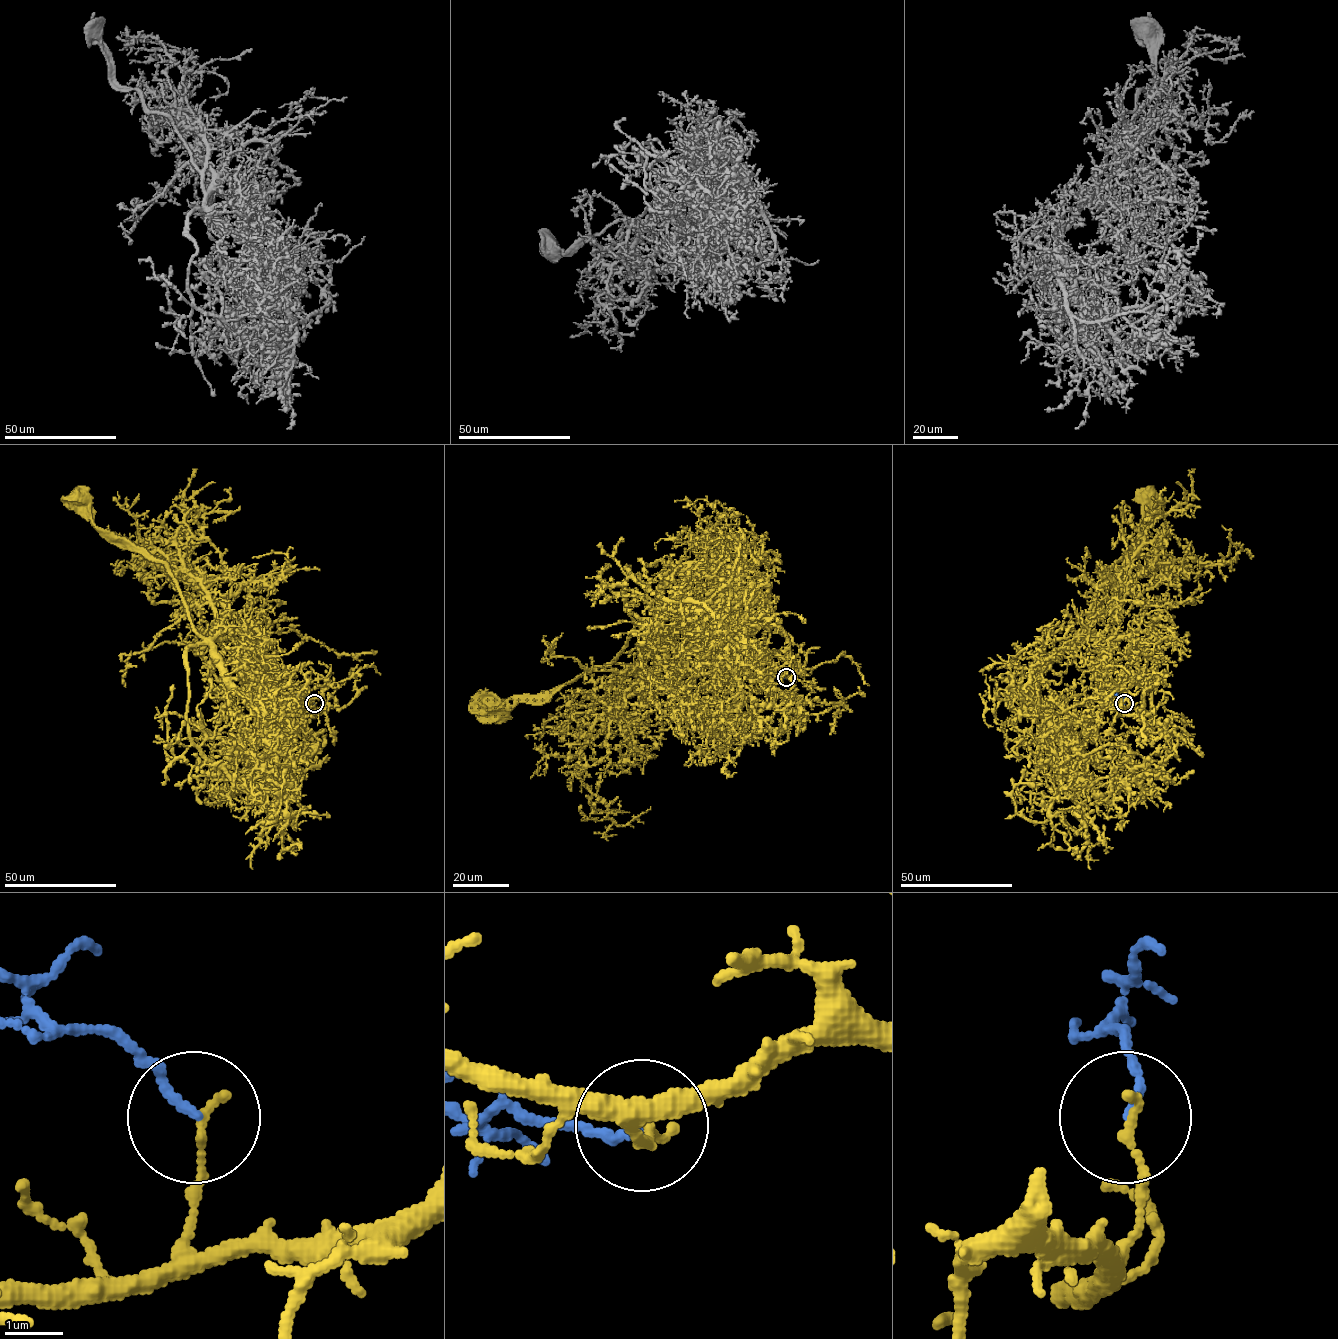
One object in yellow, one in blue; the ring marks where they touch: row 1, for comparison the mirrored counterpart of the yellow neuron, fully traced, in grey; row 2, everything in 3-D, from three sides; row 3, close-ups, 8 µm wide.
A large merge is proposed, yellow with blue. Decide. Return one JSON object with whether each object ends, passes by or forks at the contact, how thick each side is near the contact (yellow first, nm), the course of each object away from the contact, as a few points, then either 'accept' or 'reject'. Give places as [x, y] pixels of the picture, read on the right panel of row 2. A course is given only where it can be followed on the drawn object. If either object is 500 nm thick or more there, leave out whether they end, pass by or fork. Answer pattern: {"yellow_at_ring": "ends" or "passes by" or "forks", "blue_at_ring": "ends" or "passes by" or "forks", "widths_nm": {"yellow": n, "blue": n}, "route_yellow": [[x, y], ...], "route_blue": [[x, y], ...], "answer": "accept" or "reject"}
{"yellow_at_ring": "ends", "blue_at_ring": "ends", "widths_nm": {"yellow": 150, "blue": 140}, "route_yellow": [[1124, 704], [1114, 710], [1103, 687], [1111, 681], [1107, 643], [1079, 633], [1114, 564], [1138, 541], [1150, 496]], "route_blue": [[1124, 703], [1117, 691]], "answer": "reject"}

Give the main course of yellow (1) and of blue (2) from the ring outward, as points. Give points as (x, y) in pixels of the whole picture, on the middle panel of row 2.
1: (787, 678), (763, 660), (717, 657), (693, 630), (640, 622), (605, 665), (488, 710)
2: (786, 678), (761, 669)

